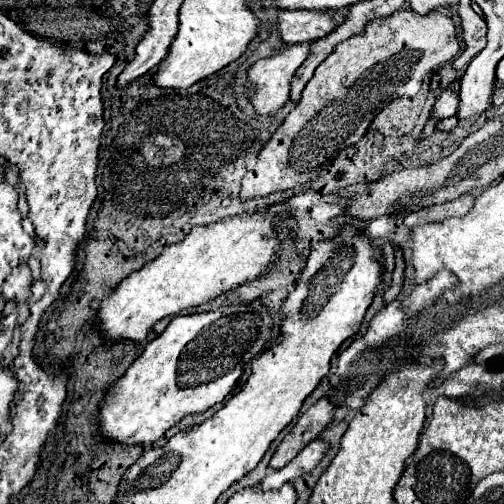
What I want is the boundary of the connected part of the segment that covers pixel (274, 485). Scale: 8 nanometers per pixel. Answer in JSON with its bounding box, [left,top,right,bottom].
[260,439,330,489]

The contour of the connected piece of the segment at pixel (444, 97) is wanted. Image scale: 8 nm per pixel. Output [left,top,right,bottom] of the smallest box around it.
[432,77,460,119]

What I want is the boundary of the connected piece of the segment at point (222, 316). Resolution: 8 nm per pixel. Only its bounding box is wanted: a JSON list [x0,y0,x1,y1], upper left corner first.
[100,301,274,445]

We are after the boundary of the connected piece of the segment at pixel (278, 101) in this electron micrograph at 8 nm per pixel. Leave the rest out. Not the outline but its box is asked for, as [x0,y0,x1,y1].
[248,43,310,115]

